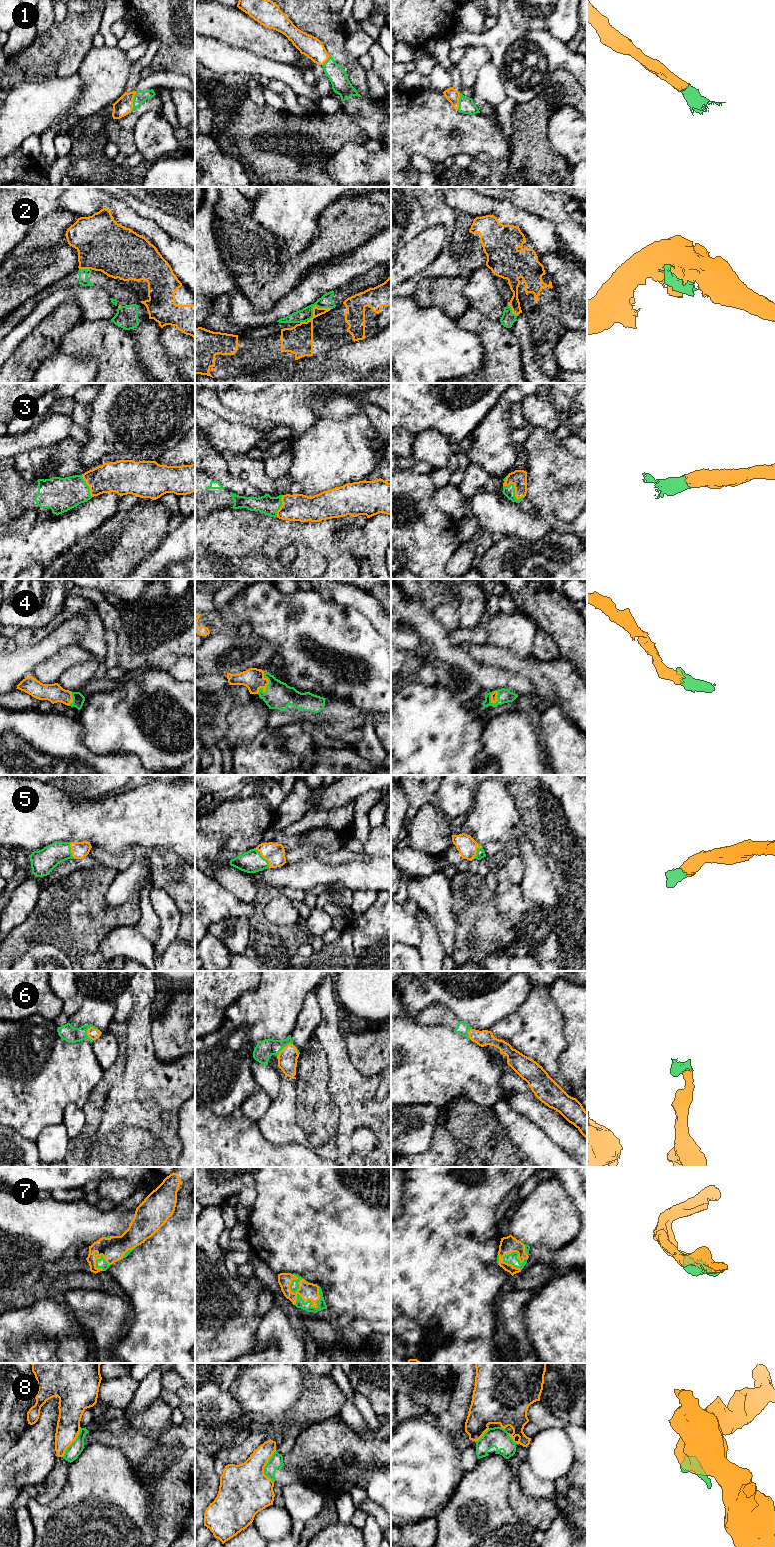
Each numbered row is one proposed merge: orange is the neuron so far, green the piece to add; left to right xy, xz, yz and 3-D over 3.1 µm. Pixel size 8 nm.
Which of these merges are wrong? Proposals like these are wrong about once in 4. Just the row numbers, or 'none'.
2, 8

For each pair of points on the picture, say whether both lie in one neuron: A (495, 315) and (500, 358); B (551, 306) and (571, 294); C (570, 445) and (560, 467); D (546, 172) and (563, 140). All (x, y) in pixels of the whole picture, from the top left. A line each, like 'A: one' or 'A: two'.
A: two
B: two
C: two
D: two

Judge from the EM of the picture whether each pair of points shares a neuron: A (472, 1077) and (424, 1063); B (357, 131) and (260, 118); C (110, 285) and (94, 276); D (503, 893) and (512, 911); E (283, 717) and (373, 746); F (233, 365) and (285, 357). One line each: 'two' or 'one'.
A: one
B: one
C: one
D: one
E: one
F: one

